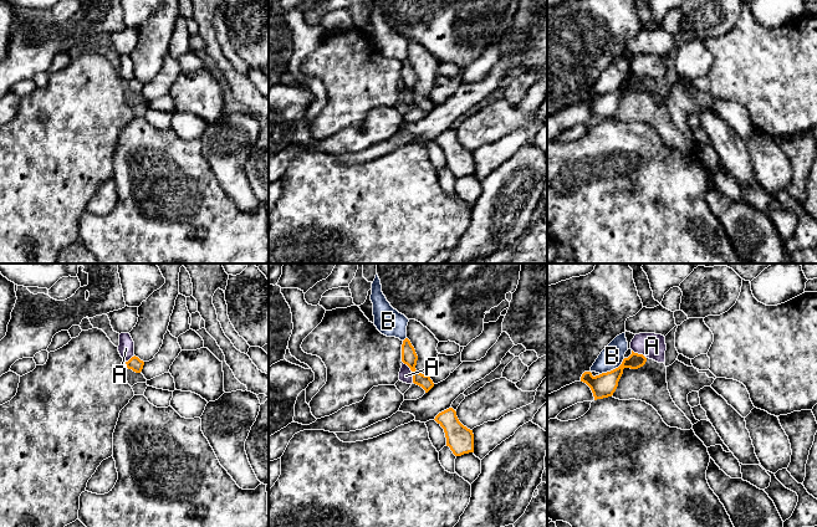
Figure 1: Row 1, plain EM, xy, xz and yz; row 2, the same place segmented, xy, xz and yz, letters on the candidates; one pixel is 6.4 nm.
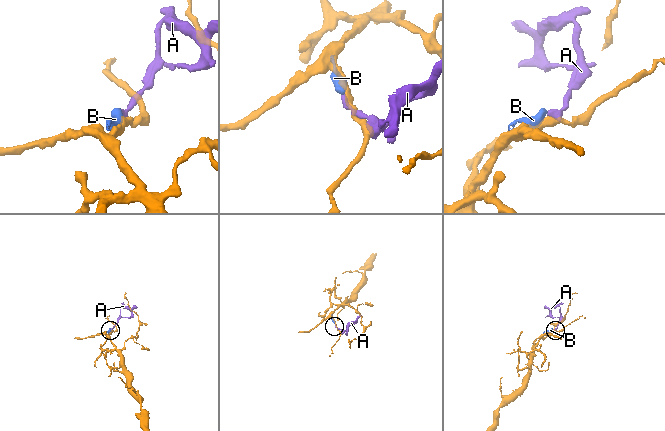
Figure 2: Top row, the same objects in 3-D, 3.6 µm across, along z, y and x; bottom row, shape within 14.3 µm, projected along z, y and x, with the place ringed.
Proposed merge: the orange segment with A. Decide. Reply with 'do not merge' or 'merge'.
do not merge

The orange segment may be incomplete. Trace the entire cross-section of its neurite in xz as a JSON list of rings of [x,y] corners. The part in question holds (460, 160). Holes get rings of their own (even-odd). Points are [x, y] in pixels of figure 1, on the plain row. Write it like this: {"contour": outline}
{"contour": [[[453,129],[439,134],[434,142],[444,150],[446,168],[450,169],[455,178],[474,174],[473,152],[459,143]]]}

